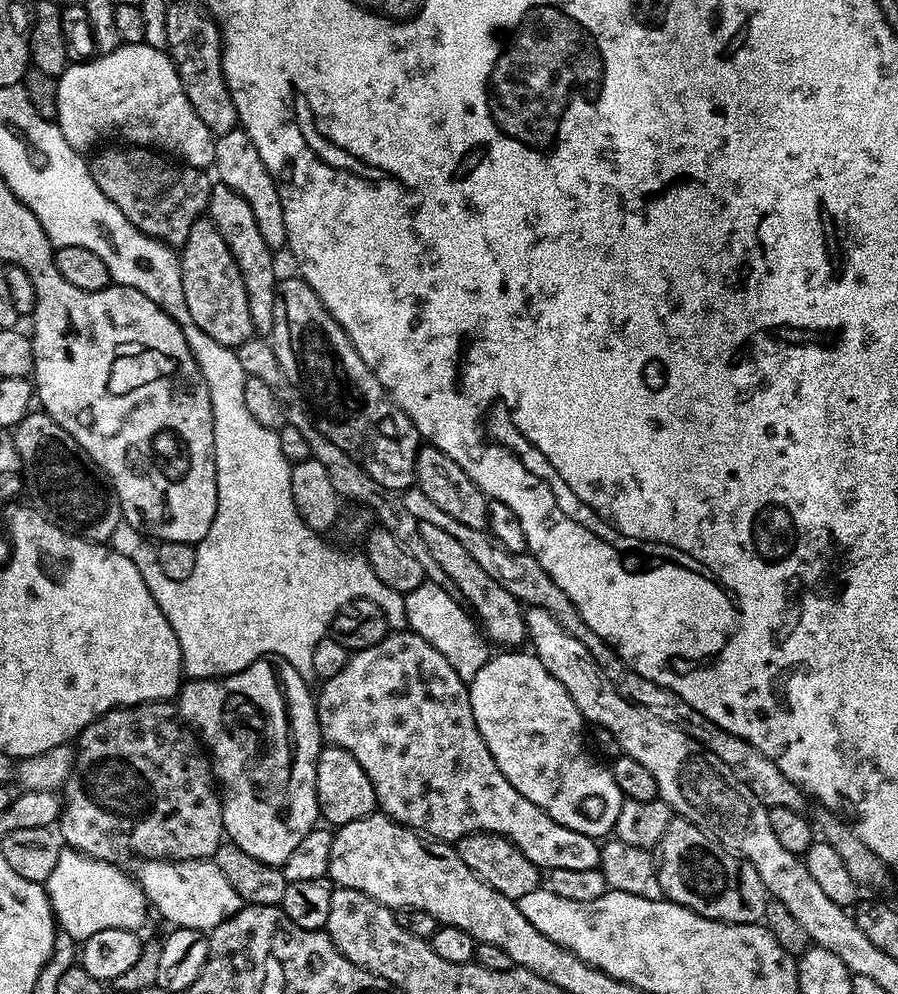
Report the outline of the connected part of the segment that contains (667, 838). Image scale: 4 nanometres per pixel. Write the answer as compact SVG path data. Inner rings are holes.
M673 818L670 826L666 826L666 834L662 834L658 845L656 873L667 899L673 900L675 904L680 904L692 912L697 912L700 916L711 920L721 920L727 924L758 924L763 921L766 902L770 897L764 888L762 878L758 878L754 866L741 860L732 852L727 852L721 844L711 840L689 820Z

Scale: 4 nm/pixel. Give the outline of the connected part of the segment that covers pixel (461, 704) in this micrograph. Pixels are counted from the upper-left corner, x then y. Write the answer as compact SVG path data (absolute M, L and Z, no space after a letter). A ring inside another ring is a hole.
M411 630L389 631L388 635L382 638L382 642L369 648L355 649L349 655L345 668L340 673L334 674L334 678L323 681L319 687L320 692L318 688L315 701L316 721L320 727L321 737L331 747L346 750L350 754L354 754L354 758L358 758L358 766L362 766L362 770L366 770L366 778L370 778L370 786L374 786L376 802L383 815L406 828L445 842L455 842L461 840L466 834L475 832L489 832L504 836L510 842L514 842L518 846L518 850L522 850L522 854L526 854L526 858L530 858L530 862L534 862L541 870L594 870L599 868L600 844L597 837L578 834L578 830L570 830L566 826L554 822L554 818L550 818L541 808L534 806L534 802L530 802L530 798L518 794L518 790L514 790L514 786L510 786L510 782L504 777L502 770L498 770L498 766L474 722L474 710L470 706L468 684L462 678L458 678L458 674L454 674L454 666L450 666L450 662L446 662L446 658L442 658L442 654L438 654L438 650L434 650L434 646L430 646L430 642L426 642L426 638L422 638Z

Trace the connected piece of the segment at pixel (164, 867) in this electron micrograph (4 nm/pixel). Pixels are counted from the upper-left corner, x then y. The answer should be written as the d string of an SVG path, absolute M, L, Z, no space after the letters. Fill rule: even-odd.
M147 858L139 861L134 879L139 884L140 889L146 894L149 905L164 920L169 920L169 925L178 928L199 928L201 930L211 930L230 918L242 907L242 901L238 890L226 882L226 877L222 875L222 870L218 870L215 859L206 860L149 860Z

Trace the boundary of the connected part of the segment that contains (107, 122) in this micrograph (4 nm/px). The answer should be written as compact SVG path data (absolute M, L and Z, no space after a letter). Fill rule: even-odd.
M152 42L121 43L120 48L113 52L97 55L91 60L69 63L56 84L57 114L54 120L60 125L62 134L66 142L70 142L70 146L78 150L92 147L95 149L105 142L115 141L112 139L117 136L120 139L117 141L159 150L192 168L208 170L213 167L216 137L212 135L206 122L202 122L202 118L194 114L194 106L190 106L190 98L186 98L186 90L182 90L182 82L178 78L178 70L172 57L163 47L155 48Z

